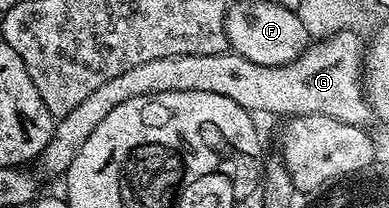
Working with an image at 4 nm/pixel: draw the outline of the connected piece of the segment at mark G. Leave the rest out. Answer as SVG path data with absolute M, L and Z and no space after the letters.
M355 31L338 32L328 38L321 38L304 48L297 59L286 65L254 65L254 61L246 61L246 57L237 55L231 50L222 53L190 53L178 57L160 57L158 61L146 61L143 65L136 65L134 69L128 69L122 73L122 77L113 77L106 81L86 101L80 102L74 110L66 113L66 117L55 120L52 128L52 139L46 145L38 160L39 166L44 166L48 175L67 176L74 157L78 157L78 149L86 145L86 137L102 125L102 121L116 108L122 105L122 101L130 101L130 97L142 97L154 93L218 93L222 97L230 97L230 101L238 101L242 109L259 113L265 111L268 115L284 115L283 117L295 117L298 115L321 115L322 117L334 117L334 121L342 121L346 125L360 127L360 119L368 115L364 111L364 103L360 103L360 87L356 87L356 63L365 66L366 43Z

